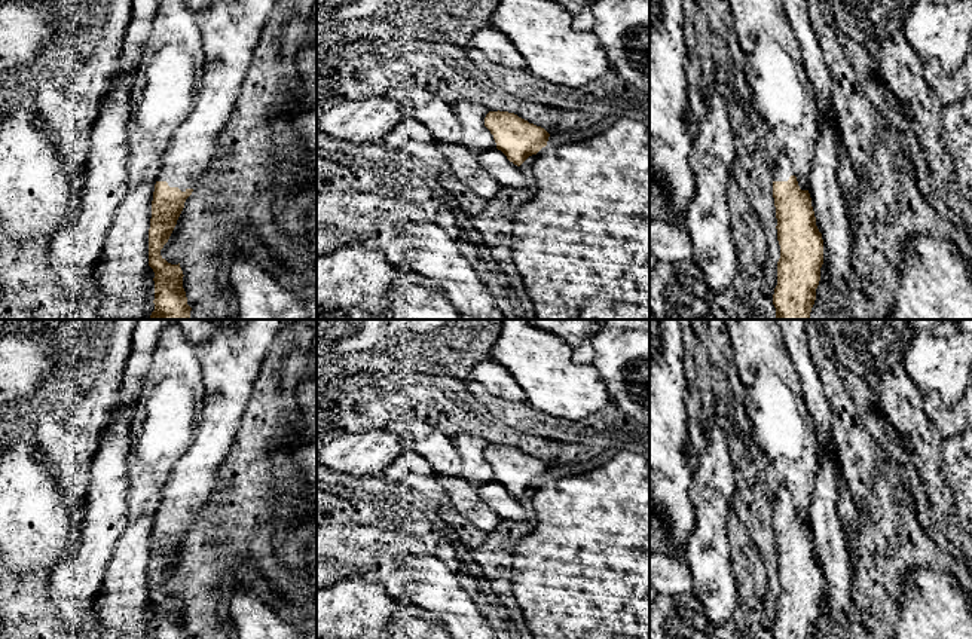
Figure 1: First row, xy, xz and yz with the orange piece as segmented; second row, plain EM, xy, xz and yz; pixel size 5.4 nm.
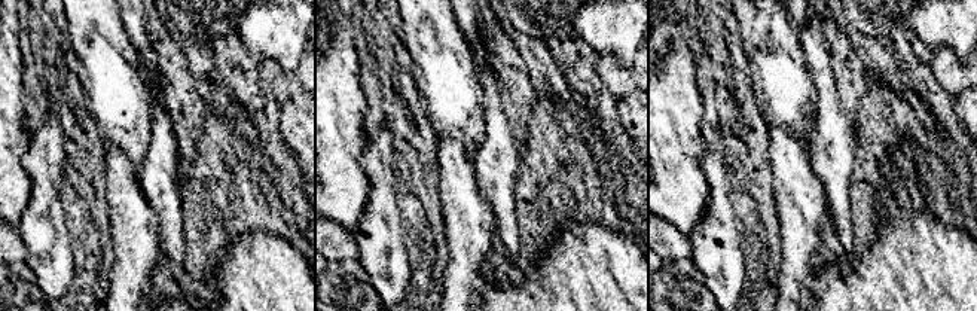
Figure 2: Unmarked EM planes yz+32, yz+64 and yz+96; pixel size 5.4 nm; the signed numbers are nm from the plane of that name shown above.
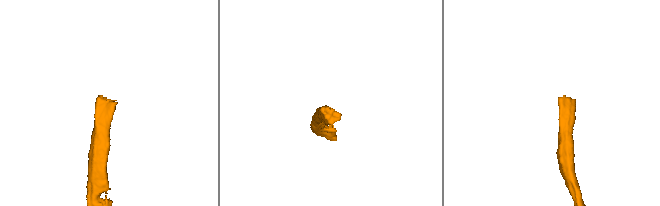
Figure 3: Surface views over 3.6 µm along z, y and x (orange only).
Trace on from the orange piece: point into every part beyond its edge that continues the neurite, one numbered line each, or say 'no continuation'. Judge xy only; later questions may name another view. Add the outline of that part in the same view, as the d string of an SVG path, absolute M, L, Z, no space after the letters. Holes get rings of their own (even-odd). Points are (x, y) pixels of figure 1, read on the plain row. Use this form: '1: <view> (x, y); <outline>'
1: xy (231, 352); M177 320L195 348L202 369L205 400L190 449L174 467L161 496L158 514L181 525L193 522L217 487L220 467L227 459L242 422L248 398L282 320Z

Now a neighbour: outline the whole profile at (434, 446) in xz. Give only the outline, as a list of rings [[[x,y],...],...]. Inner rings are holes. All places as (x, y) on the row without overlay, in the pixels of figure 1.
[[[404,416],[400,428],[412,438],[415,450],[430,462],[437,476],[455,477],[461,474],[462,459],[450,435],[415,416]]]

